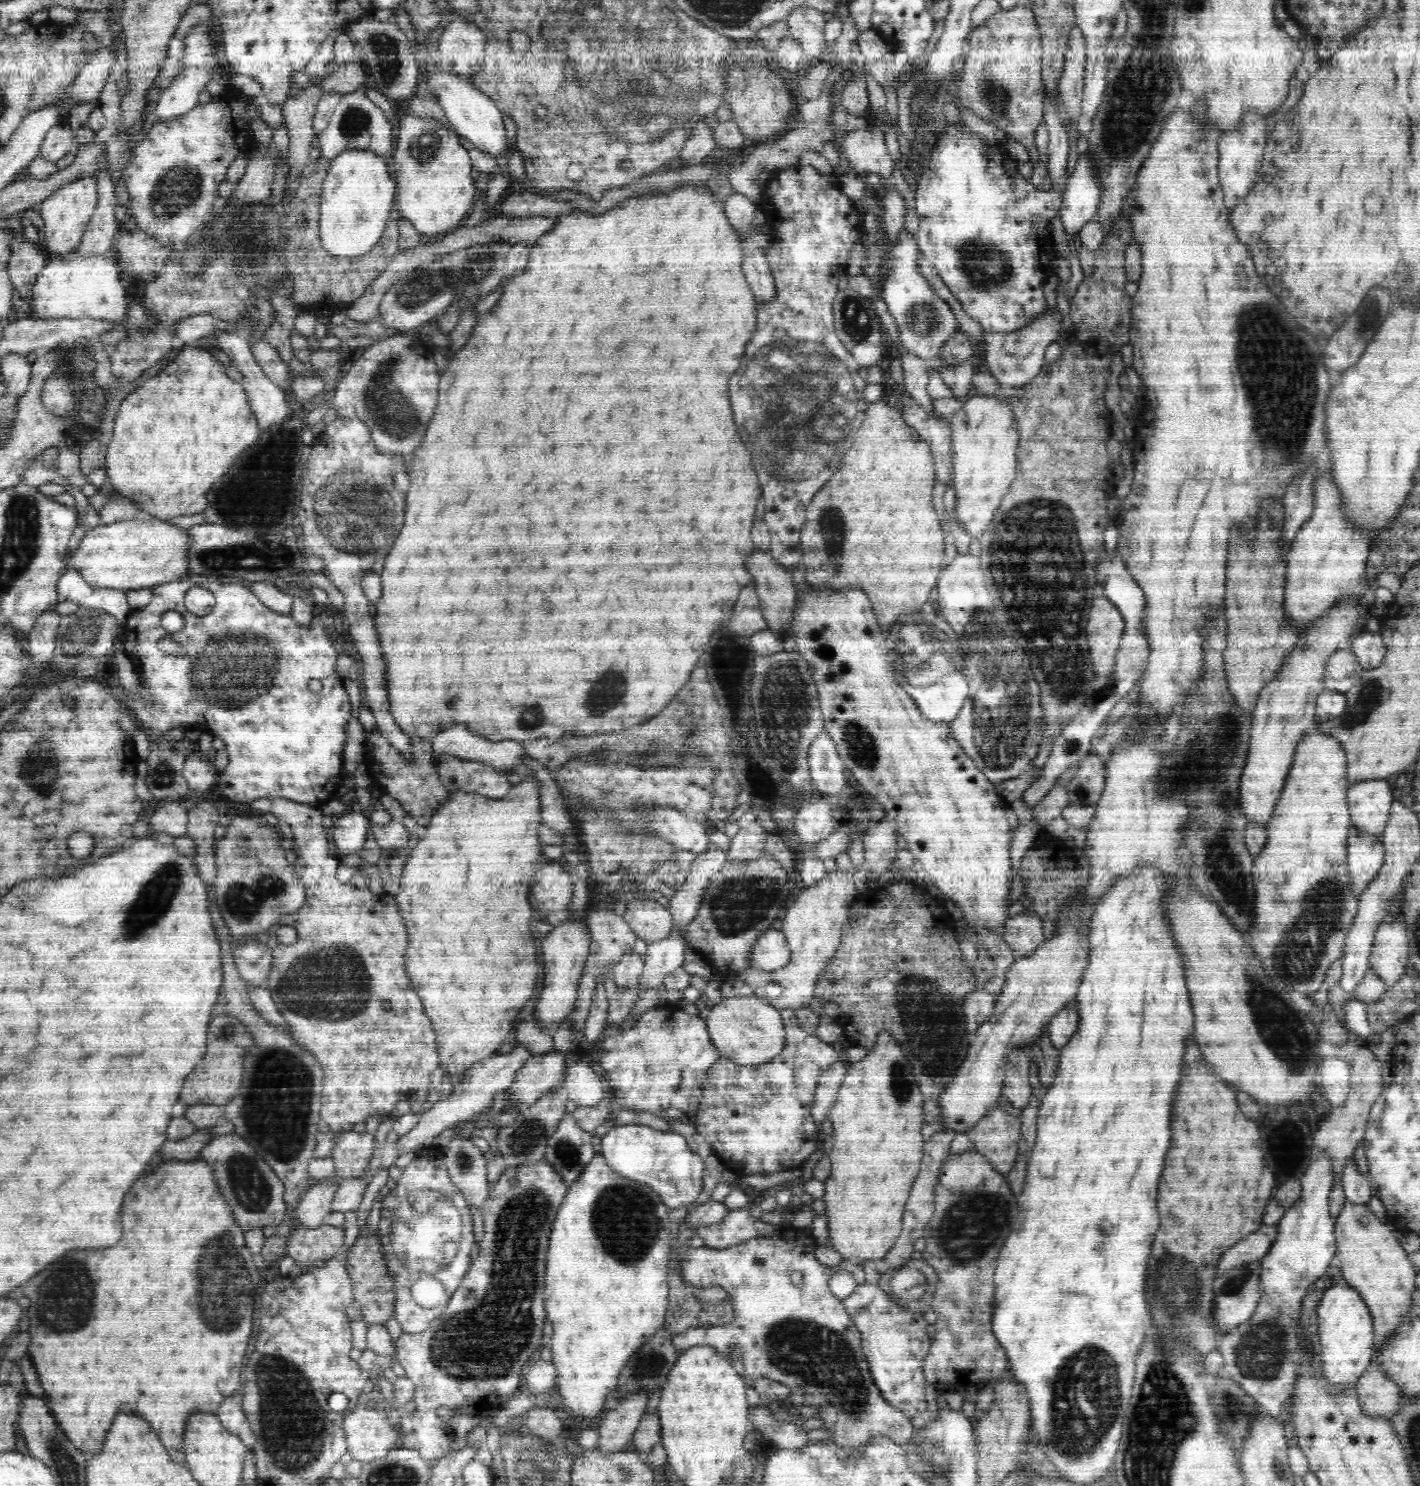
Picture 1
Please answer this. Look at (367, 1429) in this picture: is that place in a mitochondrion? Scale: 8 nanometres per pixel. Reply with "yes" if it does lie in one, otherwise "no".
no

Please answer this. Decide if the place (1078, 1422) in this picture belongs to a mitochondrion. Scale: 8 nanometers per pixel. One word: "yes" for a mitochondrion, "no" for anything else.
yes

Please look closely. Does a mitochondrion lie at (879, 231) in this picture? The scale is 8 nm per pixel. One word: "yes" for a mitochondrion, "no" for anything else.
no

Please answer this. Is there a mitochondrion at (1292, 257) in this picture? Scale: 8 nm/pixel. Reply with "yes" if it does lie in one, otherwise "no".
no

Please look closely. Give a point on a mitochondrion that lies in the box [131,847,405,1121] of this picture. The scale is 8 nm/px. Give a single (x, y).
(337, 982)

